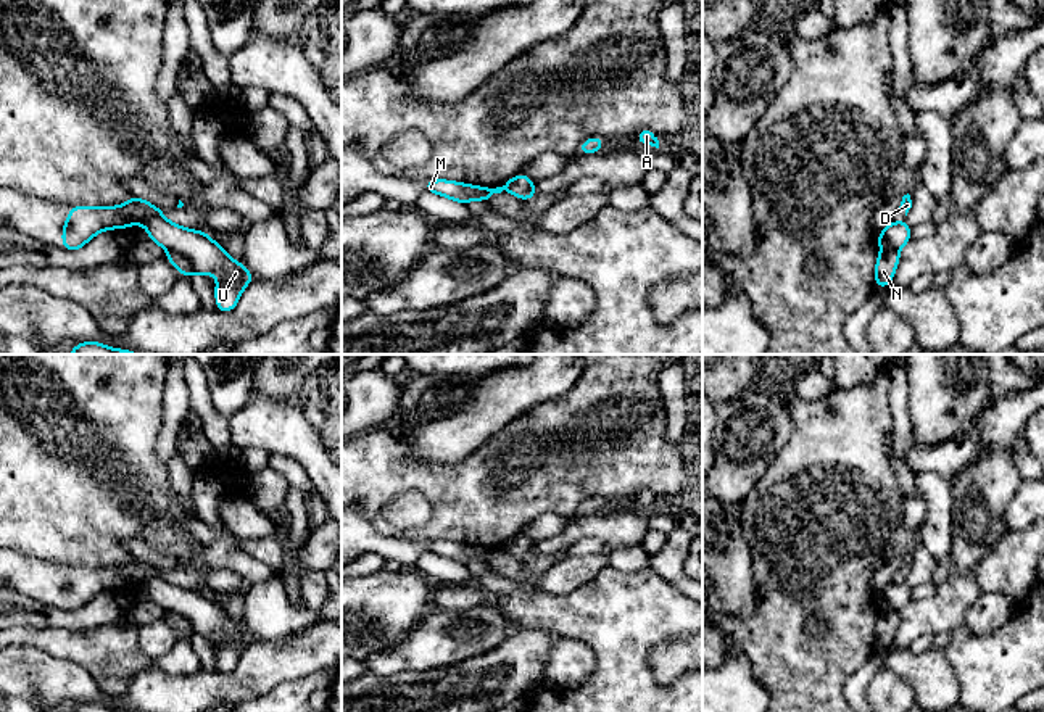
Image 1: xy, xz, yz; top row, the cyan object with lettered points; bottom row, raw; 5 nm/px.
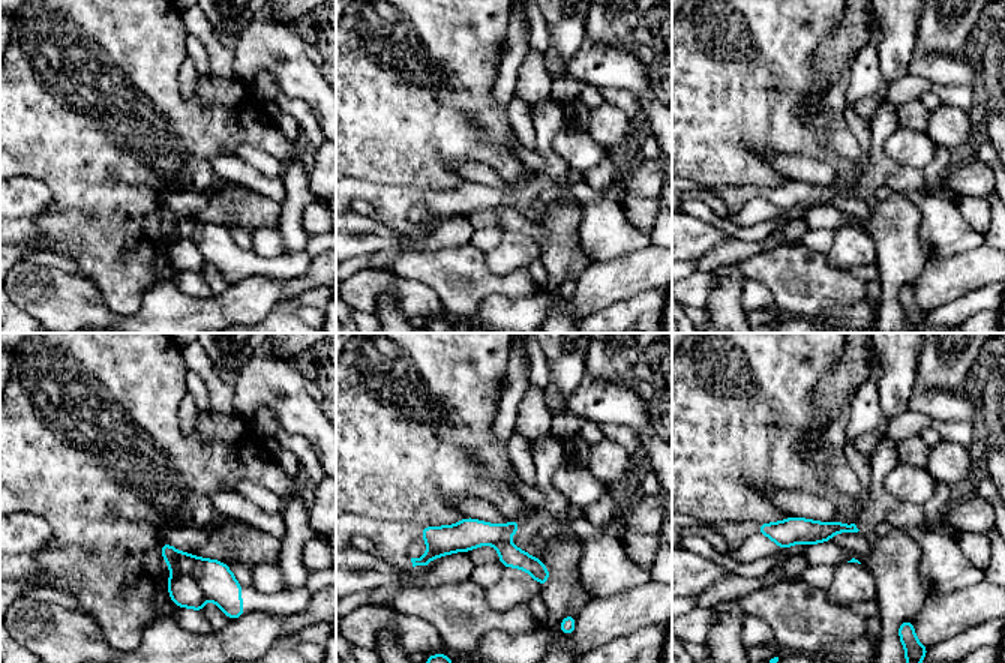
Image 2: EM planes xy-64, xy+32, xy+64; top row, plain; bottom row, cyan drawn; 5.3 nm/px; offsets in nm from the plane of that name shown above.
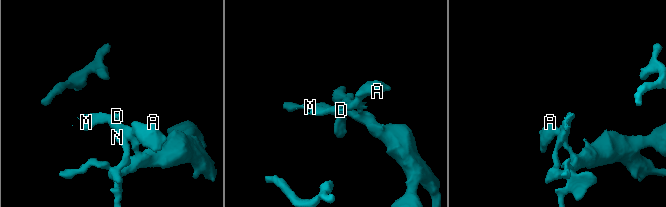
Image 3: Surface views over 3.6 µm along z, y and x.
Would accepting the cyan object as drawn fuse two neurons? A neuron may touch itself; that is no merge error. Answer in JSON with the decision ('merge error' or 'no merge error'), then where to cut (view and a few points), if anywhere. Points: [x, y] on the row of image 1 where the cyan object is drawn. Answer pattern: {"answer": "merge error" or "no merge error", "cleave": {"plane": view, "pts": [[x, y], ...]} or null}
{"answer": "merge error", "cleave": {"plane": "xy", "pts": [[161, 216], [152, 216], [142, 223]]}}

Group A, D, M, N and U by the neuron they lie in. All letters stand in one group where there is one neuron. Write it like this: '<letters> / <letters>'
A N U / D M

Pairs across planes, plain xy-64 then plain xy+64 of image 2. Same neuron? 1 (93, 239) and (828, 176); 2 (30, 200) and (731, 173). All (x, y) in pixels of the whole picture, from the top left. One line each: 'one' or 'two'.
1: two
2: two

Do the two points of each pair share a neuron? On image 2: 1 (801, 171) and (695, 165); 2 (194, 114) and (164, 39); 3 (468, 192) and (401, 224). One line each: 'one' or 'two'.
1: two
2: one
3: one

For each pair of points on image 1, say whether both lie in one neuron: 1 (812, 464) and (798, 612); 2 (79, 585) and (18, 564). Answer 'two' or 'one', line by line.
1: one
2: one

